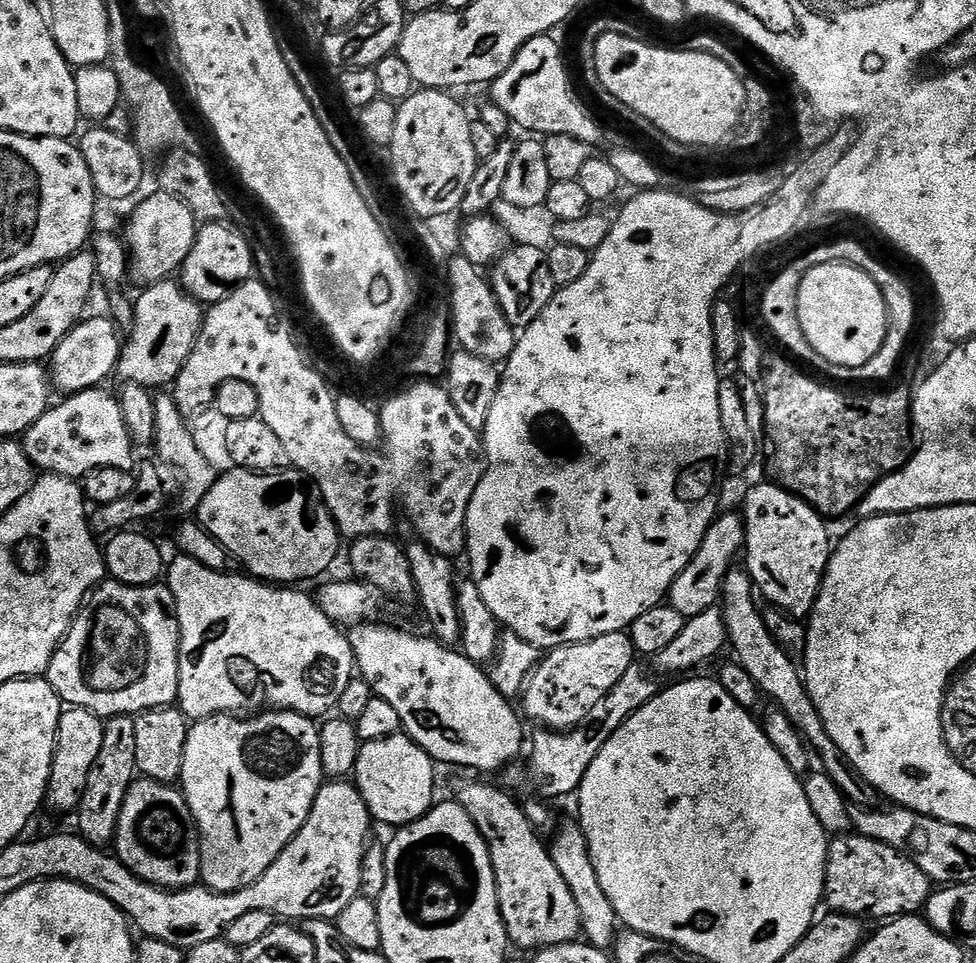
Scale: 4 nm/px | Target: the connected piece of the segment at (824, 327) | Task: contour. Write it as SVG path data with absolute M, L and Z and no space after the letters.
M820 264L804 273L798 294L800 325L814 350L836 368L861 368L878 354L888 333L888 311L878 286L853 264Z

